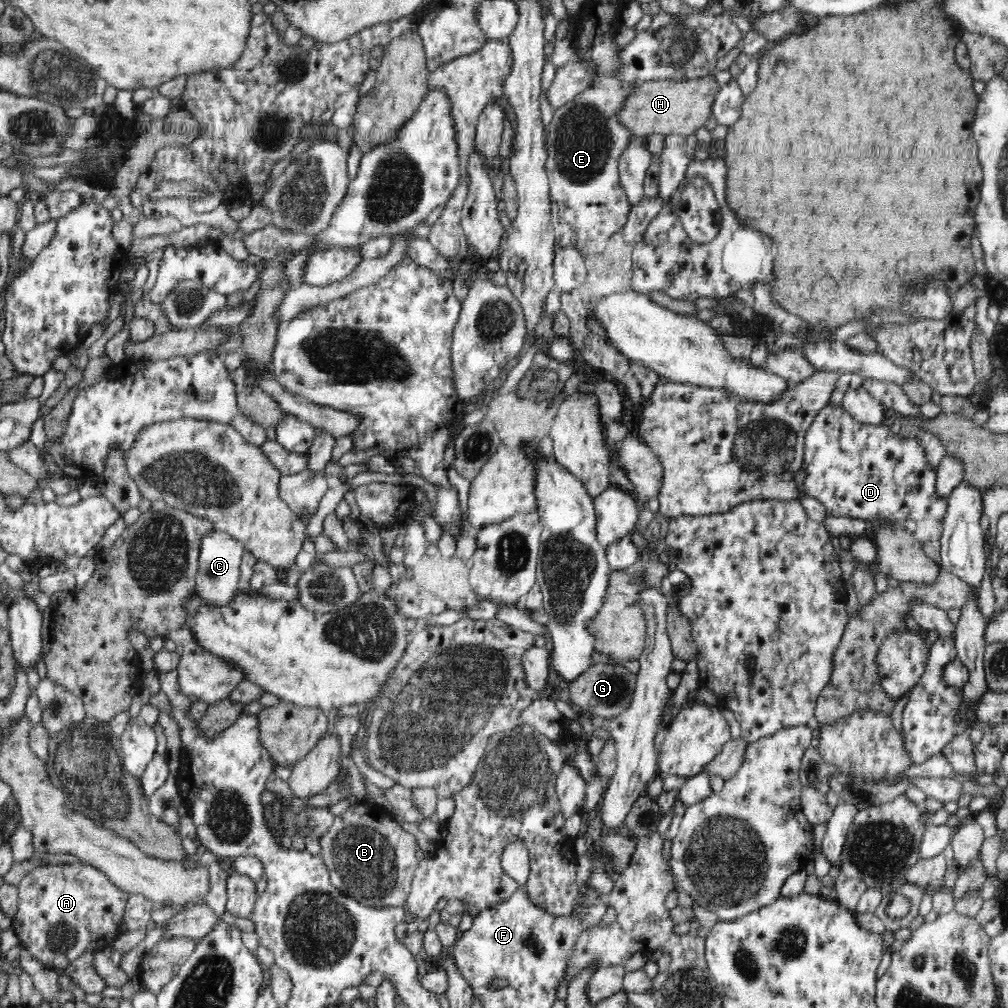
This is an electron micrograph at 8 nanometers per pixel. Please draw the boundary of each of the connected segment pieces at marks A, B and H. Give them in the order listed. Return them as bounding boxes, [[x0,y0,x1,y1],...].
[[12,863,129,971],[319,800,424,907],[618,74,716,137]]

